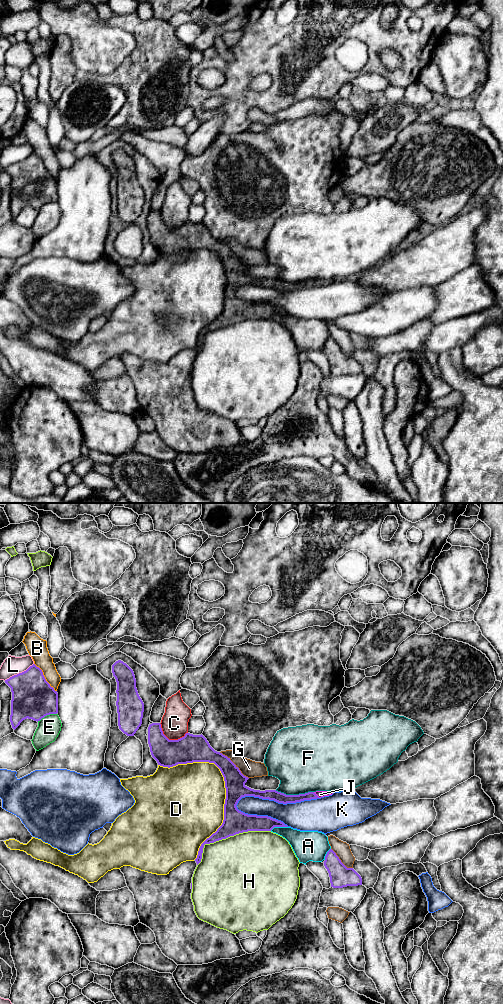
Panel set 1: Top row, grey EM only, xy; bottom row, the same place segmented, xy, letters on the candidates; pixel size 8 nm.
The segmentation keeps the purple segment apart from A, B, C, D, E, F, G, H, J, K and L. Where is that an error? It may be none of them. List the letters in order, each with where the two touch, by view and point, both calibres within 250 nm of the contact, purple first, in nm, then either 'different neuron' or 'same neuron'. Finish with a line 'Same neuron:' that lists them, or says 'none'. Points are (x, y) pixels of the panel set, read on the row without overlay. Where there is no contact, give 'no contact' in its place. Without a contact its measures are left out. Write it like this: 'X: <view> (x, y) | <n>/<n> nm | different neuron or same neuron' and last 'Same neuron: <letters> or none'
A: xy (278, 314) | 130/200 nm | different neuron
B: xy (44, 165) | 340/160 nm | different neuron
C: xy (170, 228) | 220/220 nm | different neuron
D: xy (225, 272) | 160/480 nm | different neuron
E: xy (46, 203) | 340/190 nm | different neuron
F: xy (294, 283) | 90/440 nm | different neuron
G: xy (234, 252) | 160/140 nm | different neuron
H: xy (227, 325) | 190/500 nm | different neuron
J: xy (315, 282) | 70/50 nm | same neuron
K: xy (275, 288) | 130/220 nm | different neuron
L: xy (19, 161) | 340/150 nm | different neuron
Same neuron: J

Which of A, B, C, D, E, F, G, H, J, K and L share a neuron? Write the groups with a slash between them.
A / B / C / D / E / F / G / H / J / K / L

